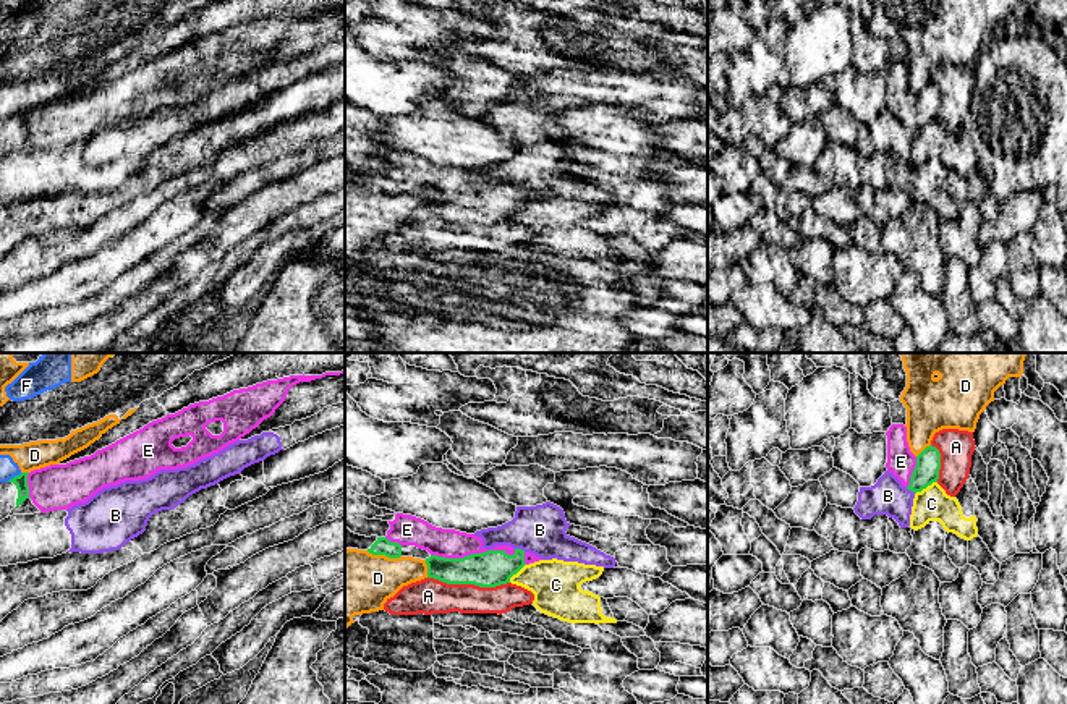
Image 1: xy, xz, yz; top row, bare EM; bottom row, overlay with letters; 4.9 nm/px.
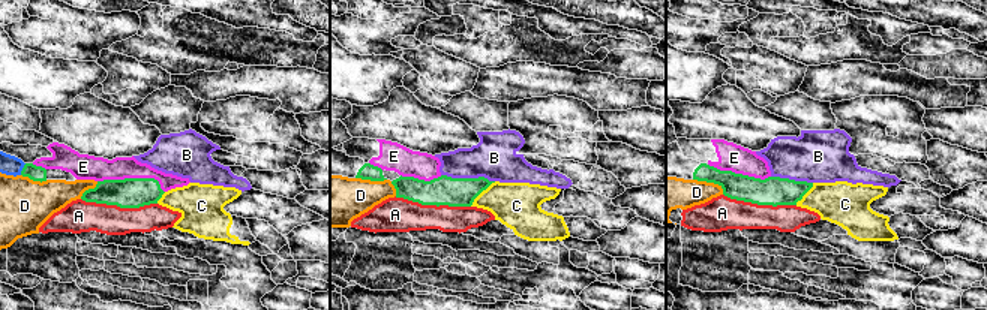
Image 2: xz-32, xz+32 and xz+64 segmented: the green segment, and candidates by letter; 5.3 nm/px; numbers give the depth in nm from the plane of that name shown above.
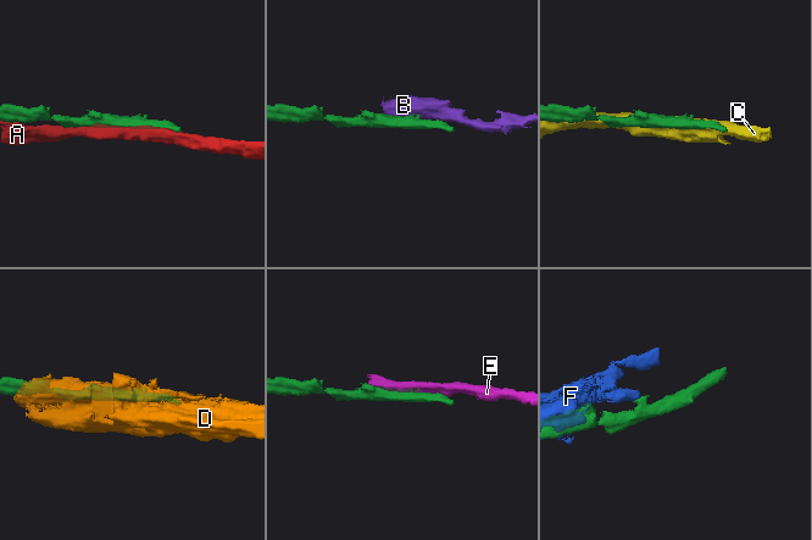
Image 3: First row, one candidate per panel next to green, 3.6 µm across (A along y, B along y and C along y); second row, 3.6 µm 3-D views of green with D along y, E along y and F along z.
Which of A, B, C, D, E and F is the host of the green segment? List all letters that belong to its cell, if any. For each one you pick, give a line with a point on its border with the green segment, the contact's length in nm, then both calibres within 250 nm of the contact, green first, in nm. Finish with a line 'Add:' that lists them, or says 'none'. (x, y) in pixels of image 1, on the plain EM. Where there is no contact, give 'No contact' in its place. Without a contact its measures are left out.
E: Touches green at xz (473, 191). Shared border 420 nm. Thickness 180 nm (green) against 140 nm
Add: E

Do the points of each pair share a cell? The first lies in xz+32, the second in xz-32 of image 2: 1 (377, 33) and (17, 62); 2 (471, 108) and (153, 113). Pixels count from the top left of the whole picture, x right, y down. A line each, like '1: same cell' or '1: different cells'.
1: different cells
2: same cell

